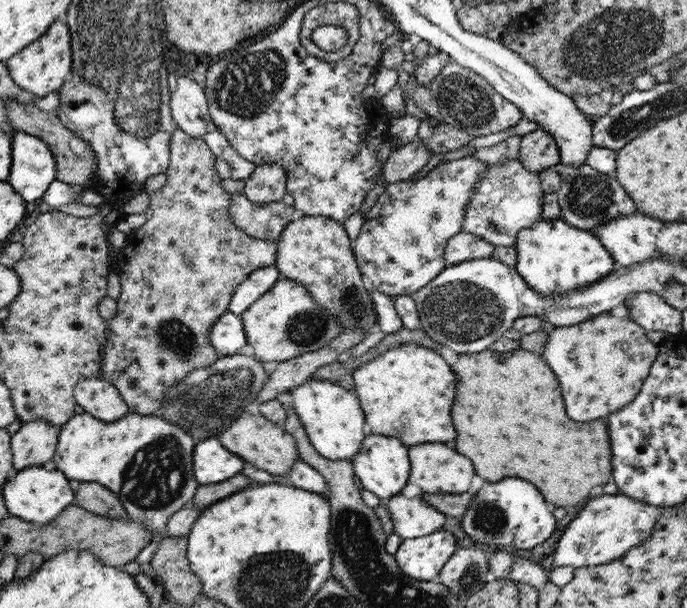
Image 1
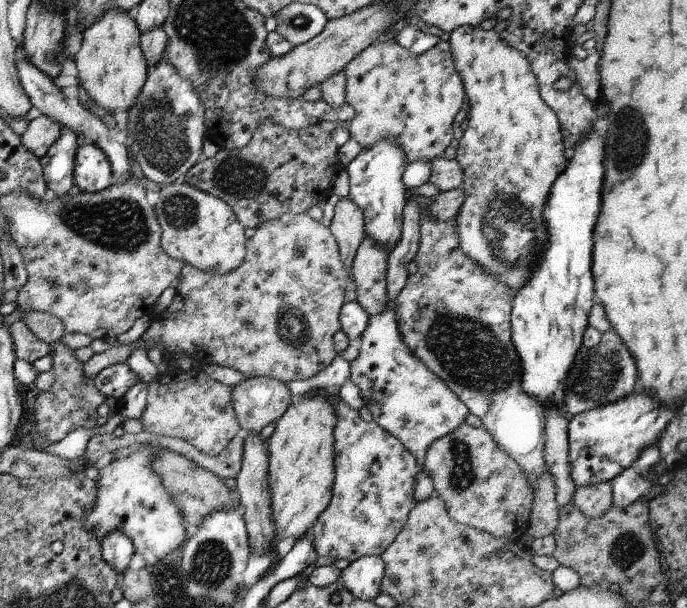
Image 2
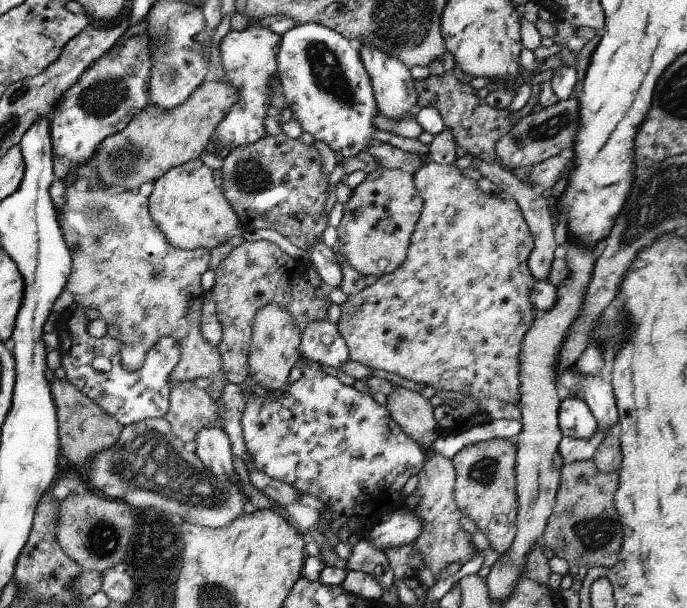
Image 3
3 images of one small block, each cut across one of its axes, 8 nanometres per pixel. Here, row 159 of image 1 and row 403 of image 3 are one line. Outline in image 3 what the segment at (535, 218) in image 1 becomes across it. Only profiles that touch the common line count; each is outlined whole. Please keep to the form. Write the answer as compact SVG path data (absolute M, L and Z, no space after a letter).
M429 160L413 173L416 190L423 200L420 218L416 223L412 238L407 250L407 258L393 273L378 277L371 286L365 287L358 294L348 295L348 299L341 305L341 316L338 330L348 345L352 361L362 363L365 367L384 370L401 378L432 386L441 390L452 390L467 396L474 396L477 401L496 398L501 402L519 406L520 402L520 352L524 335L532 328L538 317L536 306L530 300L530 292L534 288L534 277L528 266L529 256L534 248L534 238L528 224L522 216L522 211L514 199L509 196L501 198L497 194L485 194L478 188L477 180L467 178L460 173L456 165L438 164Z

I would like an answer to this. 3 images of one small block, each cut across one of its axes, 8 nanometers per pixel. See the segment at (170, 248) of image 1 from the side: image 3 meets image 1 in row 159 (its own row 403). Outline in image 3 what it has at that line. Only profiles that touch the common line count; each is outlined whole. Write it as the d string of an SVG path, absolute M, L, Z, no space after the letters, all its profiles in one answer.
M194 381L180 382L172 387L171 410L167 412L164 418L170 422L171 432L186 444L196 440L196 434L204 428L218 427L218 406L216 398L212 397L205 389L198 388Z

